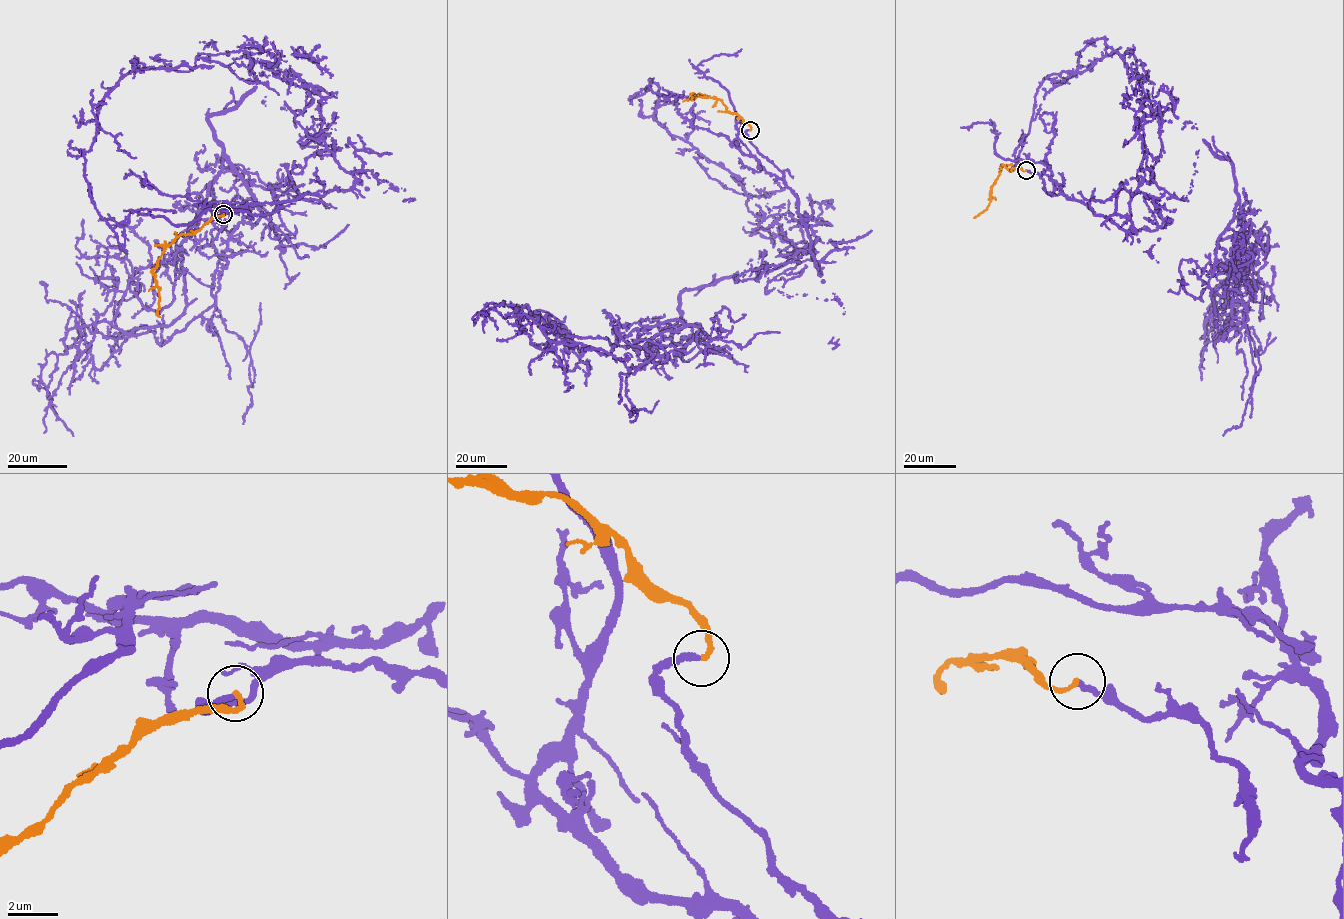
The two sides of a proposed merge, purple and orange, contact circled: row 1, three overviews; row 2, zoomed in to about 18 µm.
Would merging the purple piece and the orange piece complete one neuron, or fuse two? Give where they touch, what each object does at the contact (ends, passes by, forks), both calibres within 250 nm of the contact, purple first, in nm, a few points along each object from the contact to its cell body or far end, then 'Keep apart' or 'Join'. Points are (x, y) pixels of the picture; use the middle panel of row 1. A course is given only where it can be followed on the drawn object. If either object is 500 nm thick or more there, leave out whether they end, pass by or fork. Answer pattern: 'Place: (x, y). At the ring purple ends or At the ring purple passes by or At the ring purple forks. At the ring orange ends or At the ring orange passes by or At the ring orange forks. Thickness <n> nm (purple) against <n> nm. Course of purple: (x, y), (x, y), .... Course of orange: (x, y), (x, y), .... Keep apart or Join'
Place: (750, 130). At the ring purple ends. At the ring orange ends. Thickness 240 nm (purple) against 200 nm. Course of purple: (750, 130), (820, 268), (777, 235), (686, 289), (644, 348), (570, 347), (502, 303), (497, 329). Course of orange: (750, 130), (742, 117), (727, 111), (720, 100), (694, 94), (692, 100), (690, 94), (693, 92). Join

